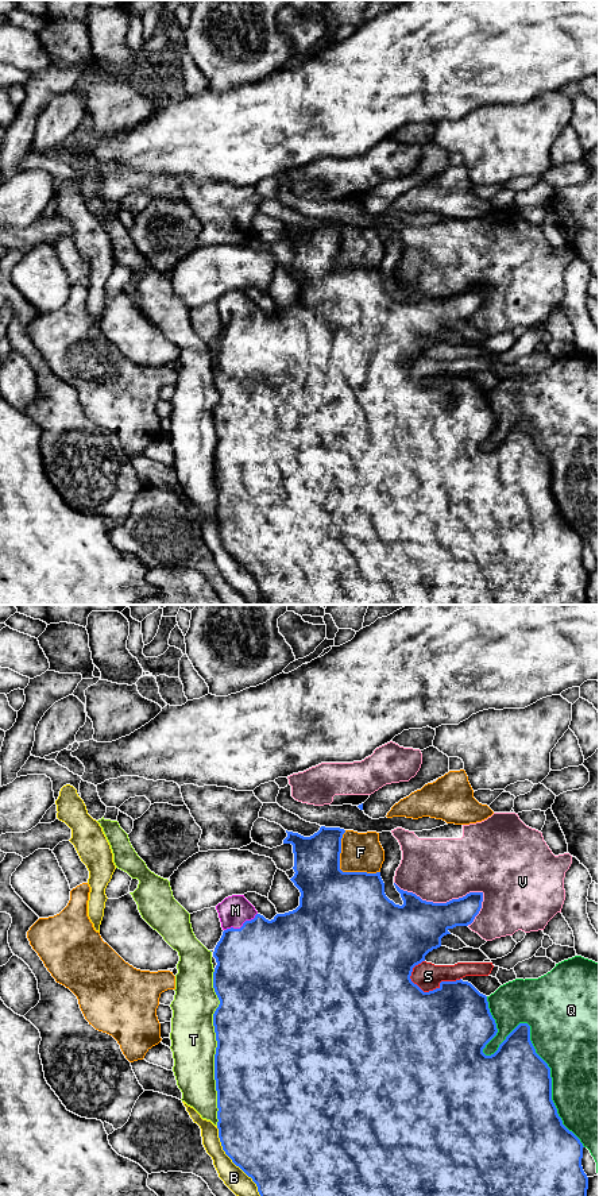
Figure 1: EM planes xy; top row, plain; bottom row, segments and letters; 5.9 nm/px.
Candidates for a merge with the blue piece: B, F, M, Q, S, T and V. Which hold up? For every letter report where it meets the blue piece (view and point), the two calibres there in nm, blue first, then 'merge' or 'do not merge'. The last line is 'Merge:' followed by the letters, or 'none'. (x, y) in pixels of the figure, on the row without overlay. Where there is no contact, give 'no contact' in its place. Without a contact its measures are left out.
B: contact xy (239, 562); calibres 500 and 140 nm; do not merge
F: contact xy (340, 265); calibres 480 and 240 nm; do not merge
M: contact xy (242, 321); calibres 500 and 180 nm; merge
Q: contact xy (529, 429); calibres 360 and 480 nm; do not merge
S: contact xy (435, 385); calibres 500 and 160 nm; do not merge
T: contact xy (216, 443); calibres 500 and 280 nm; do not merge
V: contact xy (447, 297); calibres 320 and 380 nm; do not merge
Merge: M

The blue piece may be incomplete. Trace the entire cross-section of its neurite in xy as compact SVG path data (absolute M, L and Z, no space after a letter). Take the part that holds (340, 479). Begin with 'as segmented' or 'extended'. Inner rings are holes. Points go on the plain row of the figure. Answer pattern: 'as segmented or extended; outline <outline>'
extended; outline M321 221L317 228L310 232L304 232L298 228L287 227L287 232L283 239L293 240L294 248L294 271L290 274L294 281L300 285L300 301L289 308L277 309L271 316L260 310L255 302L244 293L244 290L232 290L225 293L216 301L219 313L223 323L223 331L217 337L213 352L216 354L216 363L213 367L213 383L220 396L219 402L213 409L213 421L216 428L216 450L215 450L215 475L217 486L217 524L219 533L225 549L232 558L239 562L258 582L260 594L268 605L588 605L587 602L587 585L588 572L583 566L583 539L580 535L569 526L557 509L557 504L552 495L552 472L550 463L548 459L536 448L536 444L530 436L530 421L527 418L519 418L499 440L498 445L486 451L483 444L496 431L498 424L495 414L492 413L487 391L480 389L471 378L456 375L456 377L441 377L440 382L424 387L410 374L413 363L422 356L425 351L441 342L441 333L451 329L448 325L456 321L468 321L474 317L479 309L483 297L483 288L469 288L463 293L452 294L447 298L433 298L422 296L413 288L401 285L395 278L397 286L401 289L403 300L395 300L384 289L384 278L380 273L380 267L343 267L340 265L340 248L341 248L341 234L345 228L340 223L325 223Z

